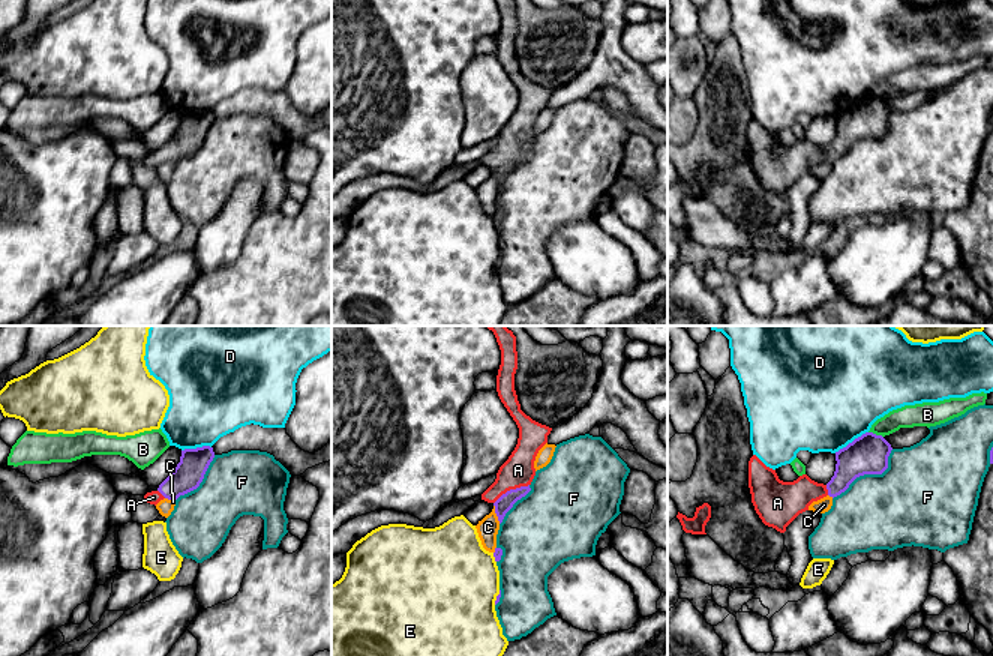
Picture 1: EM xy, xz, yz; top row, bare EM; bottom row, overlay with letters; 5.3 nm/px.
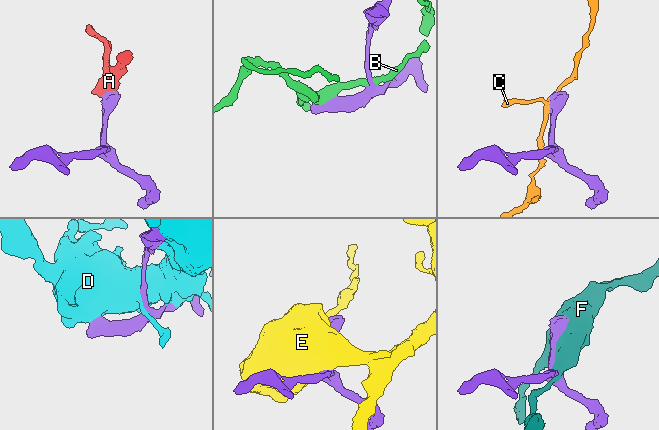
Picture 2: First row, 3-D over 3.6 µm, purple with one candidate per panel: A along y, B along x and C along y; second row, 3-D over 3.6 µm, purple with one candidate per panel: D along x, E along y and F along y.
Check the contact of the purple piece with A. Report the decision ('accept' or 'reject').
accept

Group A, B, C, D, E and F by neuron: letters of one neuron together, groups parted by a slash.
A / B / C / D / E / F

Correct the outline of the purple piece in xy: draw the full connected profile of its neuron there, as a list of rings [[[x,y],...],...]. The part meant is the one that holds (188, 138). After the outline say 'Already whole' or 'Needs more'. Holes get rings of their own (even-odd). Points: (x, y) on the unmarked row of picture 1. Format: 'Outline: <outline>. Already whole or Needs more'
Outline: [[[210,110],[182,114],[180,126],[174,135],[156,155],[144,159],[146,165],[156,170],[164,162],[177,164],[180,159],[196,153],[213,122],[214,116]]]. Needs more

